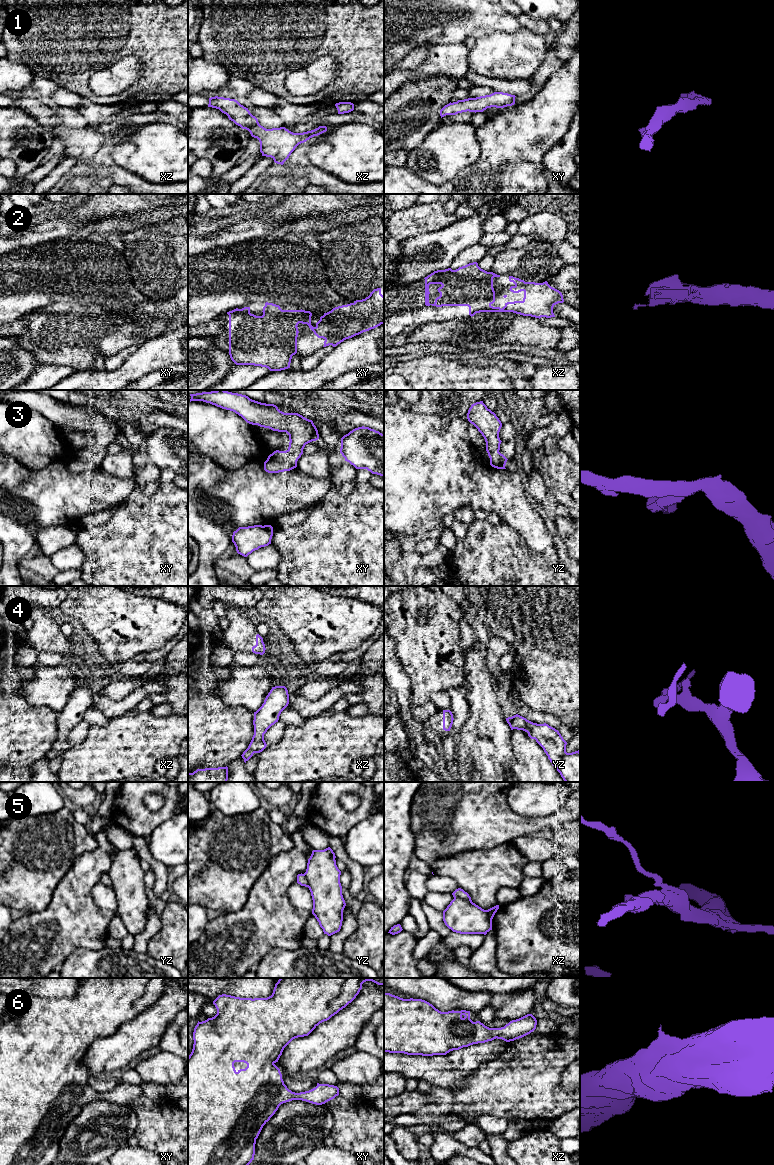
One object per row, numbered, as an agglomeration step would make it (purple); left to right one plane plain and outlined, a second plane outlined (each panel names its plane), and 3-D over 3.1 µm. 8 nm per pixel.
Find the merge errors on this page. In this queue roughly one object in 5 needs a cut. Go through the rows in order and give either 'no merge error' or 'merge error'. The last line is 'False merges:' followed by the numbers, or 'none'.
1: no merge error
2: no merge error
3: no merge error
4: no merge error
5: no merge error
6: no merge error
False merges: none

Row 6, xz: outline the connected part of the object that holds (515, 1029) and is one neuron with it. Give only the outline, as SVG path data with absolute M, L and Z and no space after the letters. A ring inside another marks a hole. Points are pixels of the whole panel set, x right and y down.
M384 993L384 1052L407 1055L446 1055L473 1044L485 1043L494 1039L506 1042L522 1038L536 1029L537 1020L532 1014L512 1020L504 1027L489 1028L480 1021L470 1019L470 1011L441 1012L422 999L403 999Z

